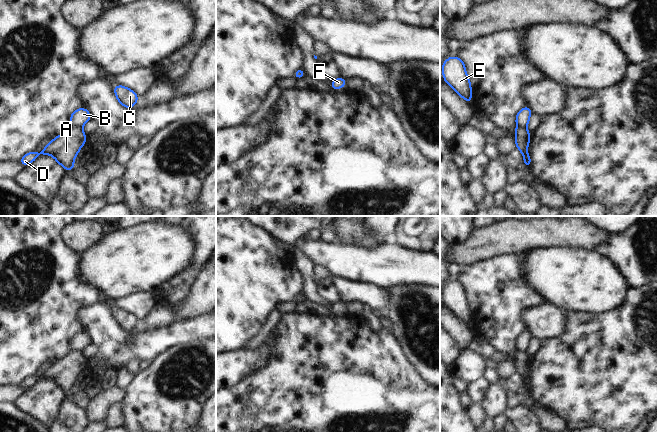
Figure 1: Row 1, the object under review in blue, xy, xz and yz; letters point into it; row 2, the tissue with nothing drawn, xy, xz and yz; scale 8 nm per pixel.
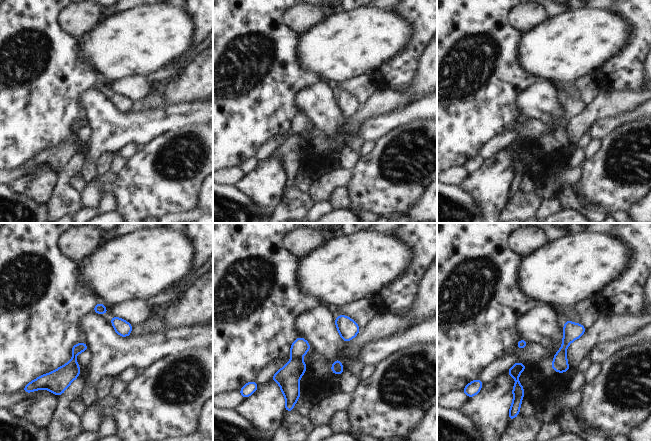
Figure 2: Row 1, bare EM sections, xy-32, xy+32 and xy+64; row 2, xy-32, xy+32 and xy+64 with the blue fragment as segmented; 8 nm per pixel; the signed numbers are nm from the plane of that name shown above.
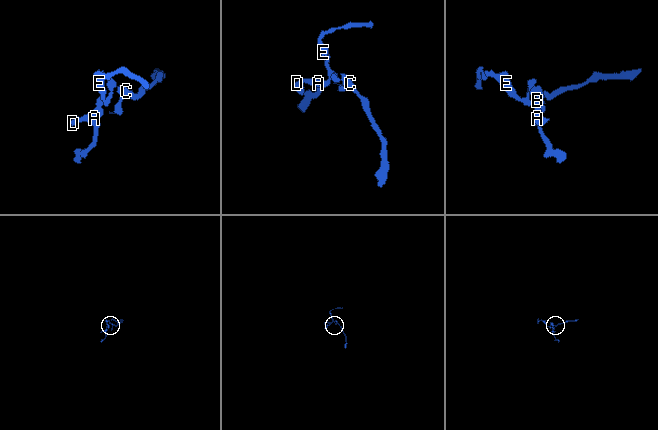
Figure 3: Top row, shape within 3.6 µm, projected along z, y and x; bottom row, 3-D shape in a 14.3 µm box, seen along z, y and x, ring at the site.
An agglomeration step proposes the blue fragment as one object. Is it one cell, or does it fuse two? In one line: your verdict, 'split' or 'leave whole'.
split

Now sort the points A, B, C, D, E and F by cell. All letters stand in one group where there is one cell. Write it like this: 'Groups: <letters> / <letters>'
Groups: A D / B C E F

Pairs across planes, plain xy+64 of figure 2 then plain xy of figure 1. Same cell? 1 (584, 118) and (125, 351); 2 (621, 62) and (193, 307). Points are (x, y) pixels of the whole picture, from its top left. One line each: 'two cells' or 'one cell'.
1: two cells
2: two cells

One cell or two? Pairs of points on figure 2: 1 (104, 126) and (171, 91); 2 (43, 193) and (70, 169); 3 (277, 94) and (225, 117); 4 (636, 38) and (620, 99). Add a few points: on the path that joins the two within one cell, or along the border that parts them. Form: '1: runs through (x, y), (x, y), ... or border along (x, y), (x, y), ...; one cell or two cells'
1: border along (188, 103), (165, 106); two cells
2: border along (57, 172), (53, 192), (46, 204); two cells
3: runs through (264, 94), (248, 94), (238, 104); one cell
4: border along (601, 88), (609, 90), (639, 90); two cells

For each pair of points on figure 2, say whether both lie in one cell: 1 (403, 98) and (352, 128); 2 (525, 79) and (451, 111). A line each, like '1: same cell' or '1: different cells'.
1: same cell
2: same cell

